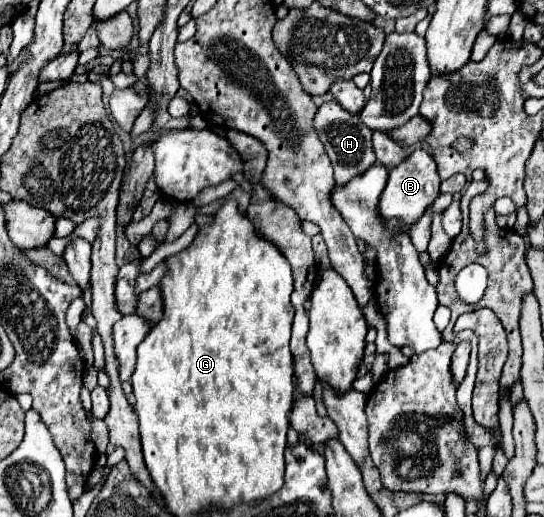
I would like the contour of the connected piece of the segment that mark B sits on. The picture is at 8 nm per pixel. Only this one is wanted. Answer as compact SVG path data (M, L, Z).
M414 151L402 165L394 167L388 175L388 183L378 201L378 215L382 219L398 219L406 231L424 215L426 205L434 203L434 189L440 191L440 177L436 161L426 151Z

